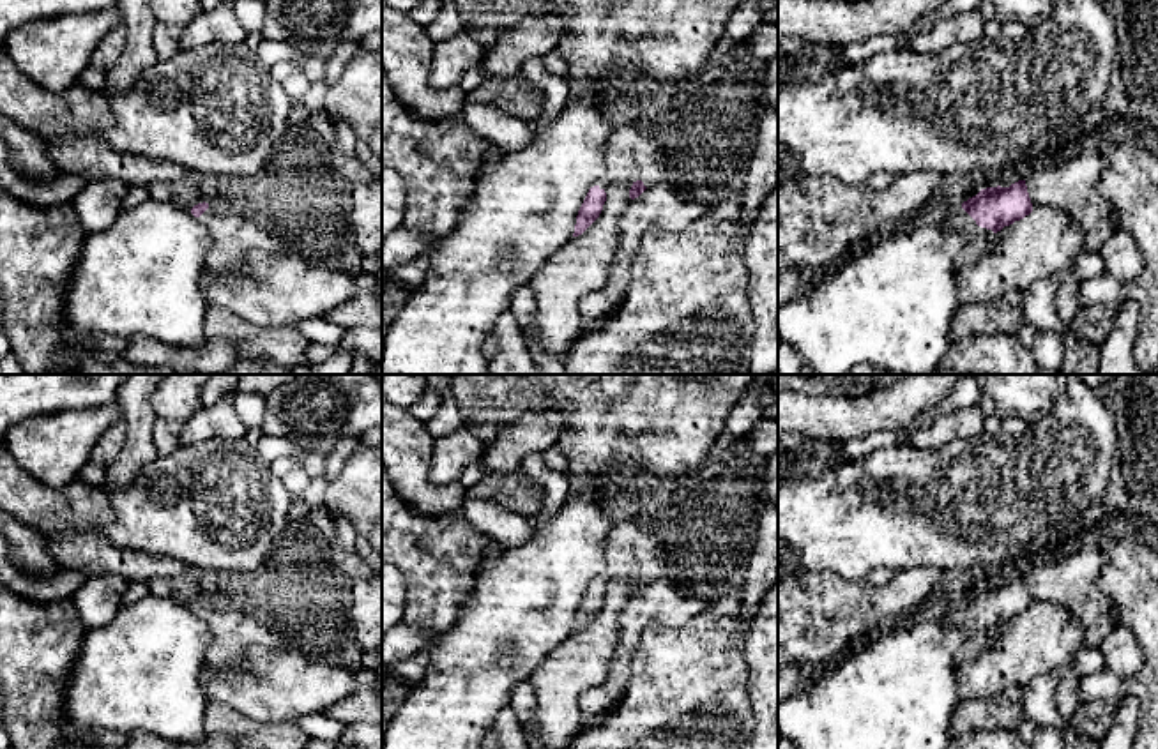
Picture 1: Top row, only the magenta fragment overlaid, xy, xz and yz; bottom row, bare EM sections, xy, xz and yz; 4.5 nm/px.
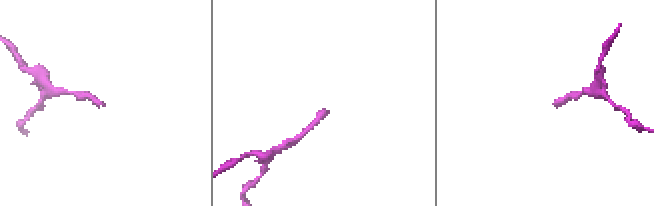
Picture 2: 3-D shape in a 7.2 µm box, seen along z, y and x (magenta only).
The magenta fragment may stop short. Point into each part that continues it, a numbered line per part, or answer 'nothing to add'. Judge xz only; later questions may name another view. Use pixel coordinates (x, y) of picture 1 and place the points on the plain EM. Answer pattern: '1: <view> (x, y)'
1: xz (632, 550)

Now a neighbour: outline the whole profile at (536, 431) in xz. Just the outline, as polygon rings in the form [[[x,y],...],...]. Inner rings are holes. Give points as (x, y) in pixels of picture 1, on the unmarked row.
[[[529,412],[500,427],[497,436],[484,445],[479,463],[486,475],[511,475],[522,470],[530,454],[543,454],[557,445],[566,427],[560,412]]]

